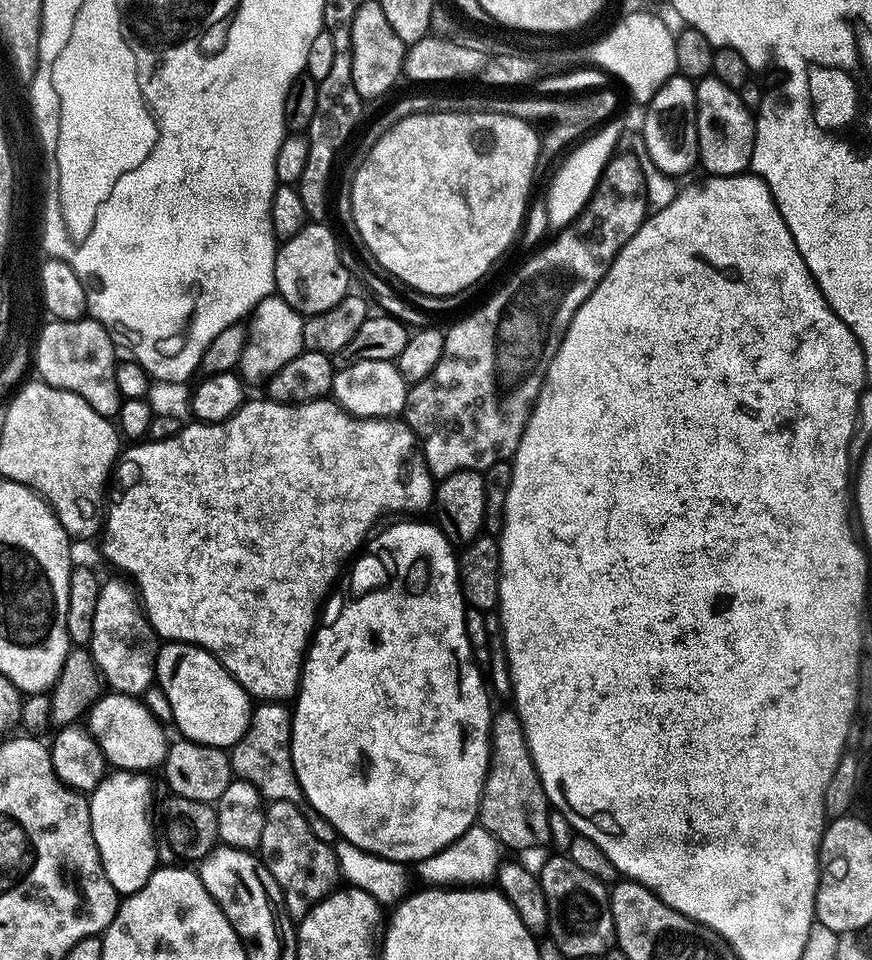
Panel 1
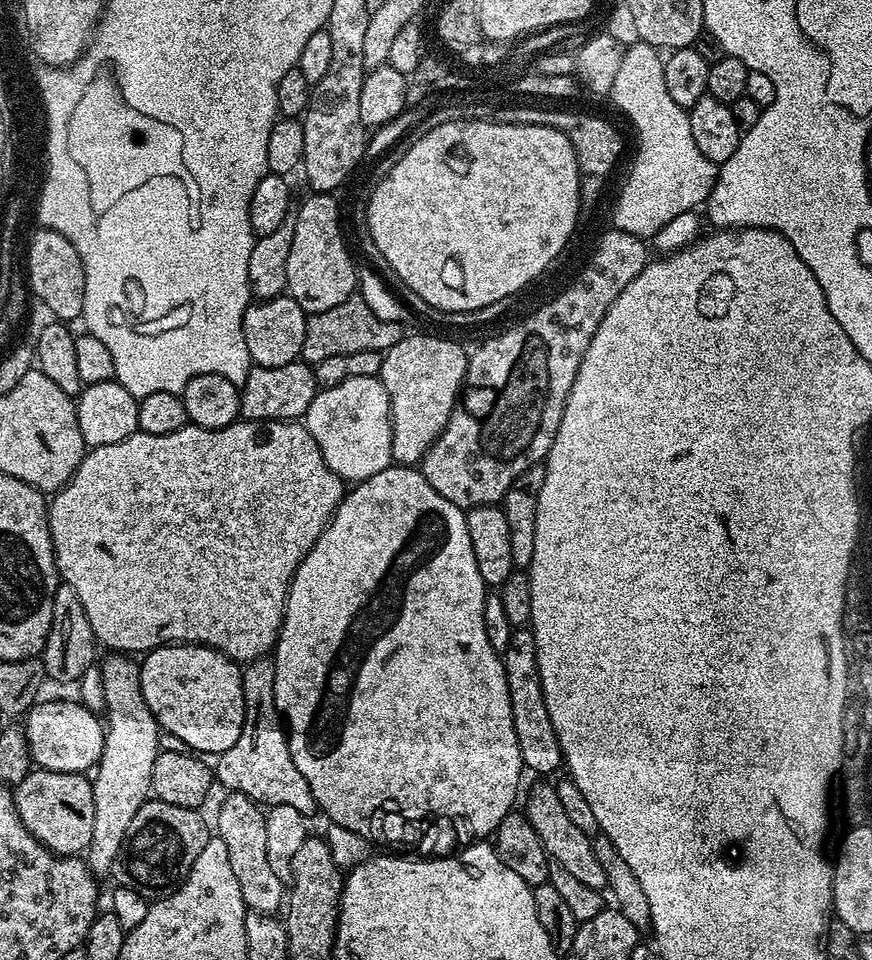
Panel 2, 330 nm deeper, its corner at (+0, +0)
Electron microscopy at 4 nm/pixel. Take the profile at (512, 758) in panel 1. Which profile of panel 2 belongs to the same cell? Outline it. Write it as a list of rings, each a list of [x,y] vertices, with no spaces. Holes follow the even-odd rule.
[[[551,783],[534,785],[528,796],[528,805],[523,805],[522,811],[530,826],[534,826],[534,834],[538,834],[542,846],[555,863],[570,870],[570,874],[574,874],[574,878],[579,878],[581,882],[586,882],[586,886],[607,889],[608,875],[606,870],[602,870],[602,862],[598,862],[596,857],[593,837],[582,834],[582,830],[578,830],[578,826],[574,826],[574,822],[566,818],[566,810],[562,810],[562,802]]]

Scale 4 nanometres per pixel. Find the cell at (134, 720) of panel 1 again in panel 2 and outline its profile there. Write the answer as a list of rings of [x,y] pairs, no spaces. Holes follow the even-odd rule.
[[[79,699],[48,700],[33,704],[23,721],[24,737],[28,739],[28,755],[38,768],[55,772],[83,772],[95,769],[104,749],[102,720]]]

